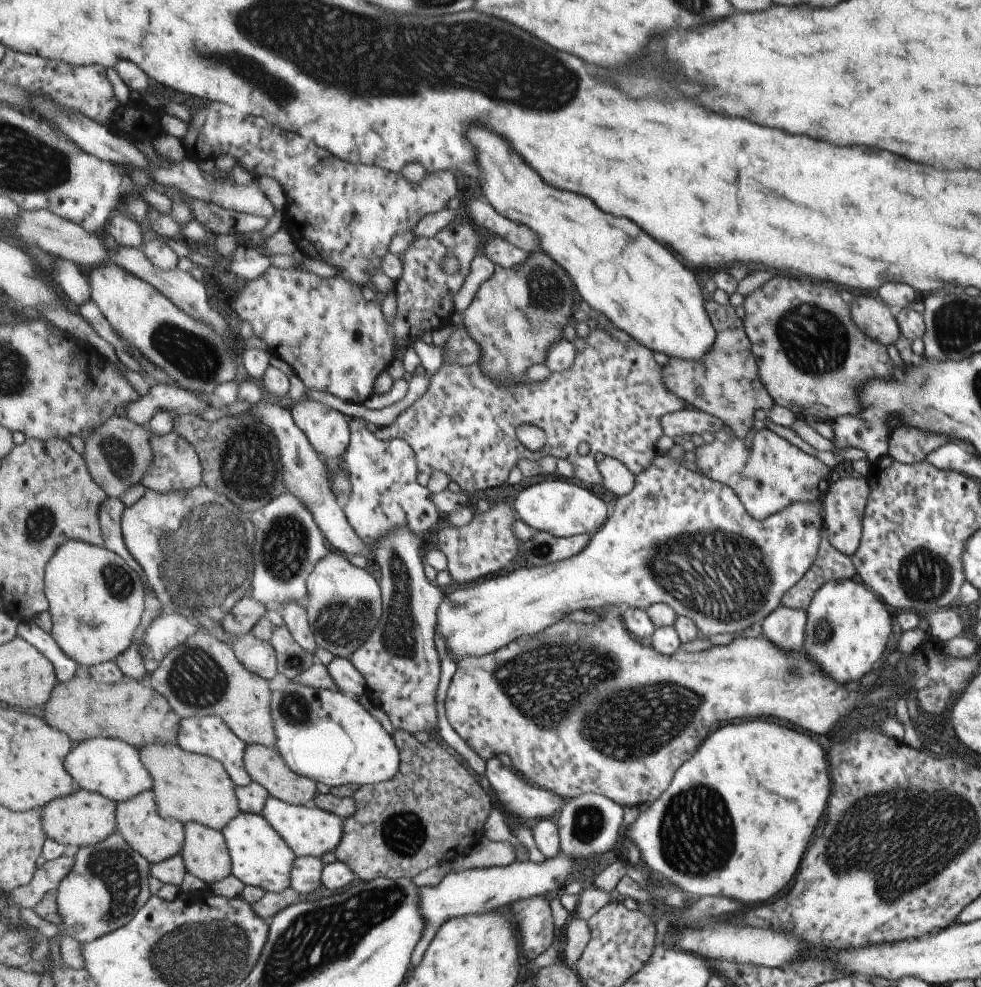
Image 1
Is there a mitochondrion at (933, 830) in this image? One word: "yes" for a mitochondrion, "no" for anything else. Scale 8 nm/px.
yes

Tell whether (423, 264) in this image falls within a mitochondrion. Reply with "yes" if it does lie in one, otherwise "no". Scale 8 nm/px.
no

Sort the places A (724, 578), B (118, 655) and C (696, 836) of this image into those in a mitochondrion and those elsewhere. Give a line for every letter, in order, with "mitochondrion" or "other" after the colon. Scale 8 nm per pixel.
A: mitochondrion
B: other
C: mitochondrion

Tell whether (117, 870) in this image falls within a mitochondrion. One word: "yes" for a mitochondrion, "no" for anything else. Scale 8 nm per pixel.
yes

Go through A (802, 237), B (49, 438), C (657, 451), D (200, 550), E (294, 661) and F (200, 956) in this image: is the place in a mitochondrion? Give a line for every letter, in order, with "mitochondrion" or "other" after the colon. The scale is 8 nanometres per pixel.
A: other
B: other
C: other
D: mitochondrion
E: mitochondrion
F: mitochondrion

